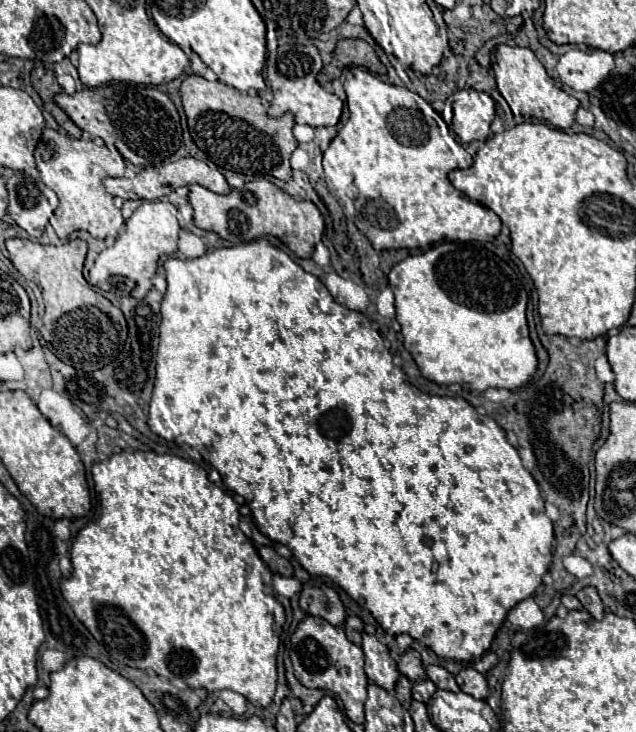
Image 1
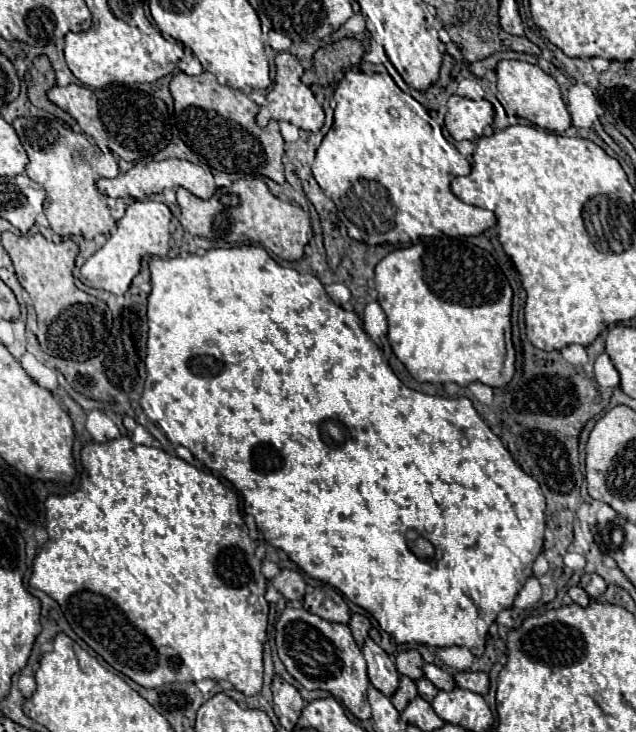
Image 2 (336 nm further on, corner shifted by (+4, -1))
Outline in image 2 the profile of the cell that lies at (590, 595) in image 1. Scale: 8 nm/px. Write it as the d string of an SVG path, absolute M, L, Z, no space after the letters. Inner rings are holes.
M583 574L581 576L581 588L589 594L589 598L597 600L605 592L607 584L599 574Z

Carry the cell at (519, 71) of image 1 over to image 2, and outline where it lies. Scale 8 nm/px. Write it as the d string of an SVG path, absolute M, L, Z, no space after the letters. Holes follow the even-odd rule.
M501 60L495 68L497 75L496 97L504 107L510 125L529 124L565 134L571 126L571 116L561 98L557 82L539 66L521 60Z

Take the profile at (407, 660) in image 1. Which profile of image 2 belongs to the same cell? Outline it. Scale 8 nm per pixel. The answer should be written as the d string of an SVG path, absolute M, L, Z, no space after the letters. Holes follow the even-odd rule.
M405 650L405 652L399 652L397 658L395 658L395 664L397 664L397 670L399 674L403 676L409 676L411 680L419 680L423 676L423 658L417 650Z

